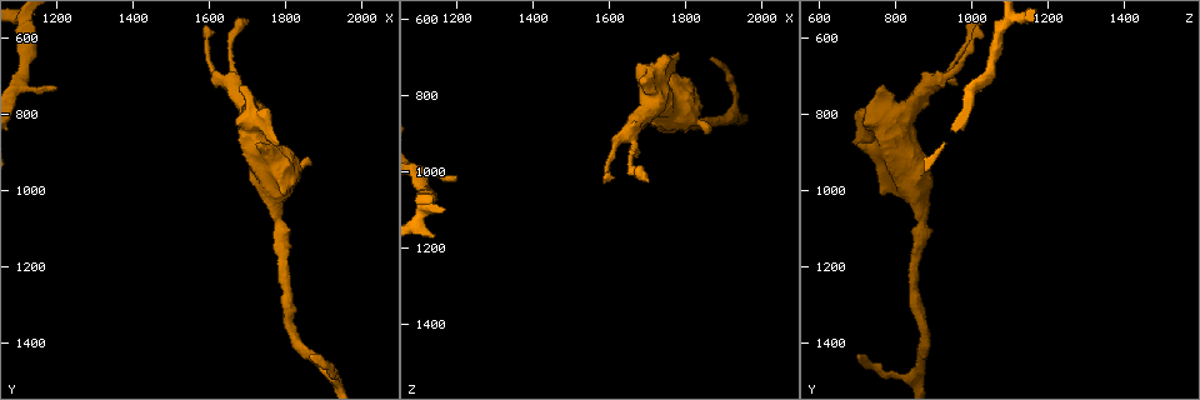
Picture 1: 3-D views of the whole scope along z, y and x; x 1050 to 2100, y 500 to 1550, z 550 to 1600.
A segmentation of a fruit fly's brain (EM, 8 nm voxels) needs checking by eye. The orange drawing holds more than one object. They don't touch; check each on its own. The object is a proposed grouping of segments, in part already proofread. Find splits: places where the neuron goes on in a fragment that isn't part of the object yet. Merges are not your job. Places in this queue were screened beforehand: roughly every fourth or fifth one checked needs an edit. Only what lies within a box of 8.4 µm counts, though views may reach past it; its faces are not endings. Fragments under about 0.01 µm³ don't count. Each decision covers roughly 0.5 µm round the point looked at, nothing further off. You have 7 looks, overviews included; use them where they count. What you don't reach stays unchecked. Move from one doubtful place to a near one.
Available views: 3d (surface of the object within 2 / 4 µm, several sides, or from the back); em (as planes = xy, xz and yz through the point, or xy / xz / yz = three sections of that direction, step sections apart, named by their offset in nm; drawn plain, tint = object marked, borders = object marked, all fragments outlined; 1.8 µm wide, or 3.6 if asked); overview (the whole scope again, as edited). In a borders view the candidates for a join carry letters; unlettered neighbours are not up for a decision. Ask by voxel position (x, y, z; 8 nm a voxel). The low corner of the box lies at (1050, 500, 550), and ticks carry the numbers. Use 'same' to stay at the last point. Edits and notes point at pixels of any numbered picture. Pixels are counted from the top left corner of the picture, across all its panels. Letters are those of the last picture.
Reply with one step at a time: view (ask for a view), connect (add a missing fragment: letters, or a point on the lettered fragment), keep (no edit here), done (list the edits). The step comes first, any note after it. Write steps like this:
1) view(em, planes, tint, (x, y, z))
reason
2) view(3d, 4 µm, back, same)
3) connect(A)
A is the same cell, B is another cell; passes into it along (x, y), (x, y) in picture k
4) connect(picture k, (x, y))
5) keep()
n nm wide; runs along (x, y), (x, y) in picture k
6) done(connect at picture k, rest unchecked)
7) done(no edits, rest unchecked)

view(3d, 2 µm, (1865, 1435, 705))
free end

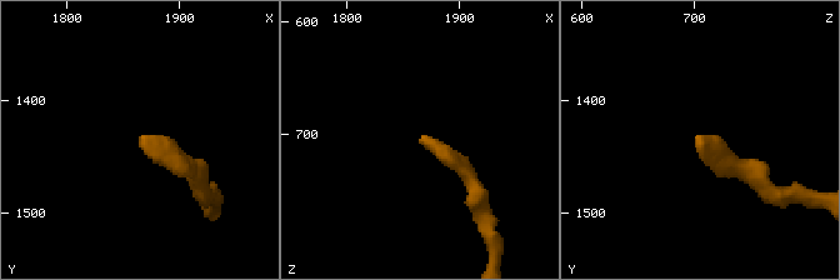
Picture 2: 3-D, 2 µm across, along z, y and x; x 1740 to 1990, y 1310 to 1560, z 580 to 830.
view(em, planes, plain, (1868, 1432, 702))
now the EM

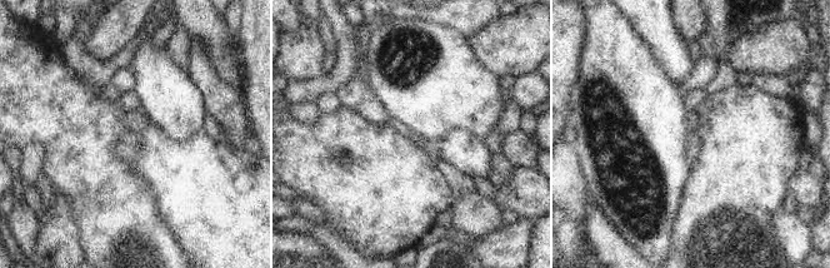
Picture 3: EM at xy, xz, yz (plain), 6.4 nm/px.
view(em, planes, borders, same)
what lies round it

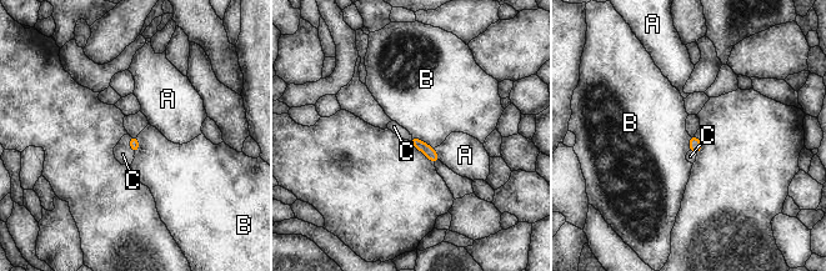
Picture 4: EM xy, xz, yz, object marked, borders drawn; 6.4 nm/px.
connect(C)
C is the same cell, A and B are other cells; passes into it along (134, 142), (129, 145), (123, 154) in picture 4; the neuron continues

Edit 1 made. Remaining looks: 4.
view(overview)

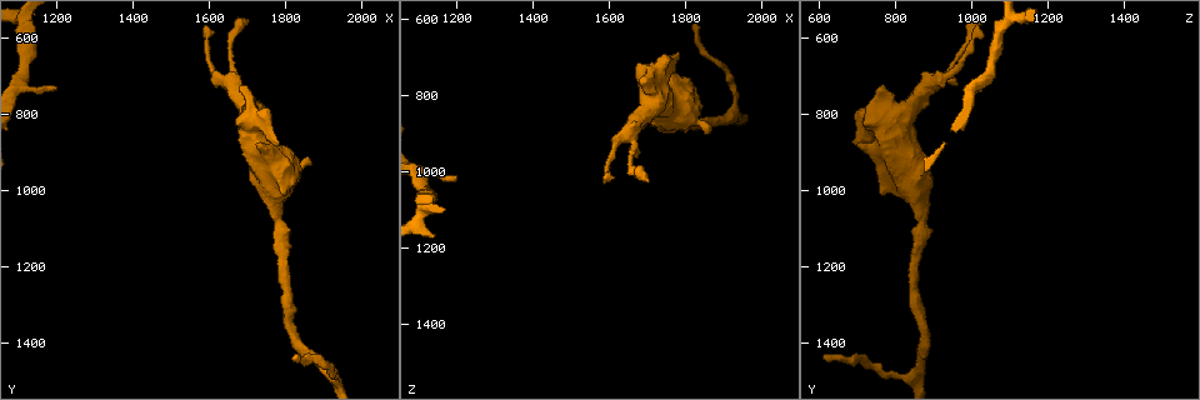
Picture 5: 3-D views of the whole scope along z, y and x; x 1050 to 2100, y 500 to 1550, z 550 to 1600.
view(3d, 4 µm, (1675, 830, 720))
branch stops here

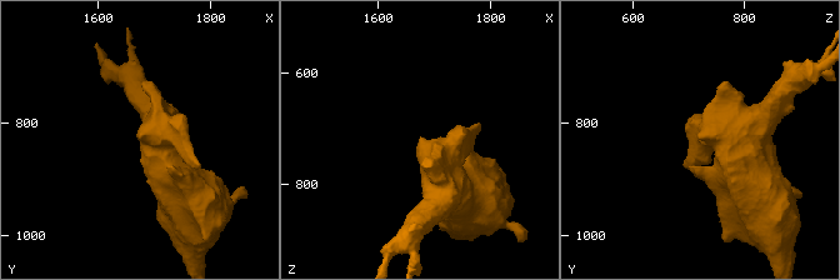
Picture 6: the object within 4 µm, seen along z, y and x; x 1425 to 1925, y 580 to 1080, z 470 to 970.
view(em, 3.6 µm, planes, borders, (1675, 825, 715))

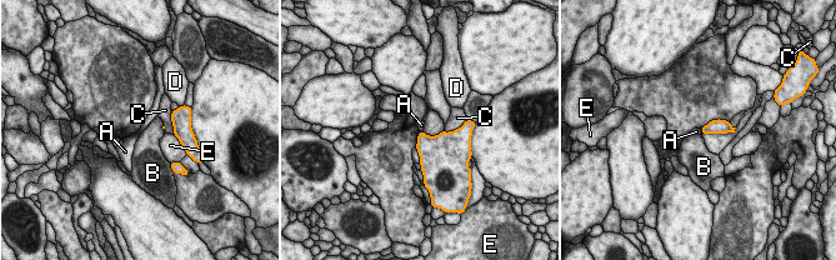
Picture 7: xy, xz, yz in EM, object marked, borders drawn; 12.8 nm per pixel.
keep()
A, B, C, D and E are other cells; border along (700, 129), (702, 133) in picture 7; none of them fits

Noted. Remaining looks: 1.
done(connect at picture 4, rest unchecked)

